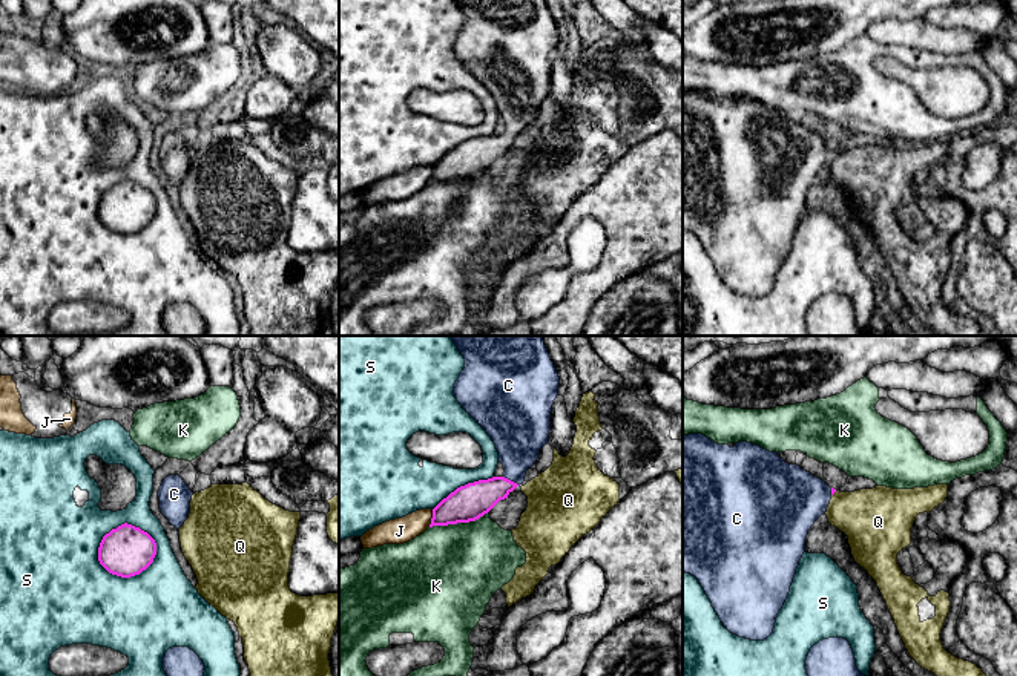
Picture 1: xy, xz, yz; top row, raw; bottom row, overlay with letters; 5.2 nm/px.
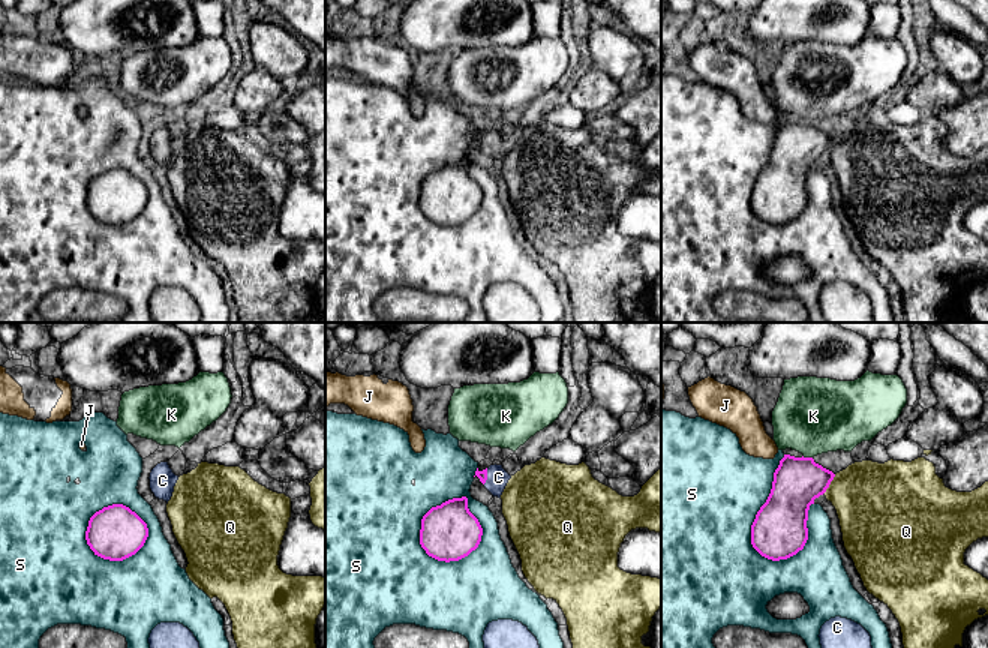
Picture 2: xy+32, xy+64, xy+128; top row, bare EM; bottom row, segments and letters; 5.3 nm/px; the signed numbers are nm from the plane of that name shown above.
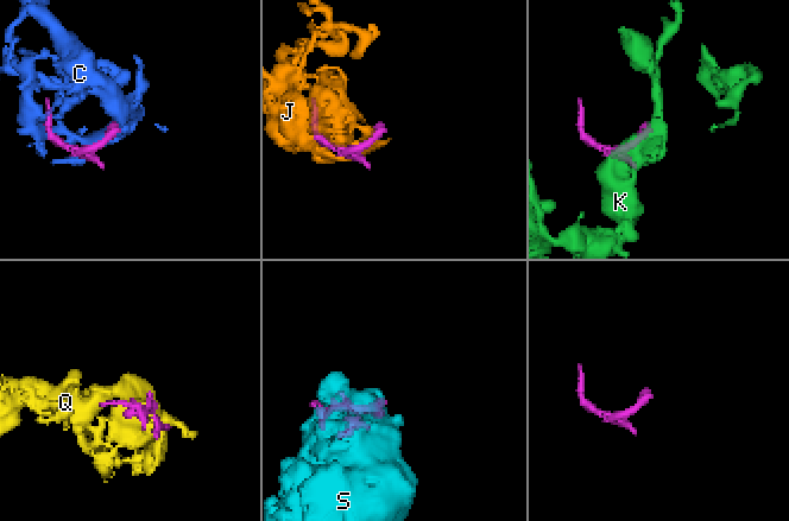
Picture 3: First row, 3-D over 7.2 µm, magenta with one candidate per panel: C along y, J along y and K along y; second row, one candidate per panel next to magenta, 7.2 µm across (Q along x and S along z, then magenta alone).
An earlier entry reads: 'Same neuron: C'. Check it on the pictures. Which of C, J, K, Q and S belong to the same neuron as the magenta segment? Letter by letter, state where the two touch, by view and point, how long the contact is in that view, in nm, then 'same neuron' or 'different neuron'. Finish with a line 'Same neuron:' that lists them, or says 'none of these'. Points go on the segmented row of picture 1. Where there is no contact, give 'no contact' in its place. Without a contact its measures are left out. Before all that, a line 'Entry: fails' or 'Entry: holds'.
Entry: holds
C: xz (510, 480) | 90 nm | same neuron
J: xz (431, 518) | 100 nm | different neuron
K: xz (459, 521) | 320 nm | different neuron
Q: yz (833, 492) | 40 nm | different neuron
S: xy (134, 575) | 340 nm | different neuron
Same neuron: C

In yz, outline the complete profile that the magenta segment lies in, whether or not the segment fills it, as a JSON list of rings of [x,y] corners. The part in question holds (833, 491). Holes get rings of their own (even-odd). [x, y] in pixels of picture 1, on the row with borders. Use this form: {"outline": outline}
{"outline": [[[703,434],[683,435],[683,572],[698,579],[722,625],[750,641],[767,639],[775,628],[799,561],[808,530],[825,515],[836,489],[798,464],[788,464],[759,445],[718,445]]]}

